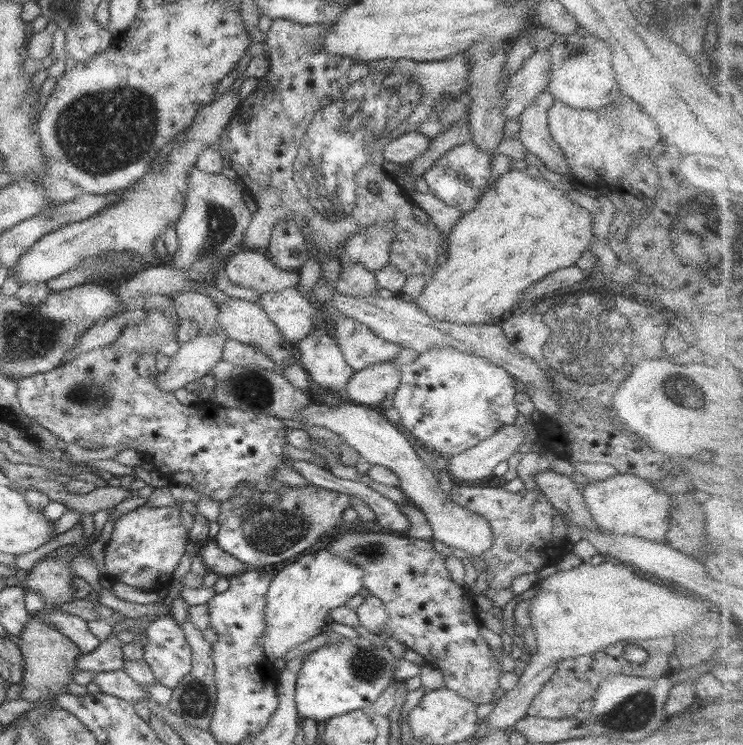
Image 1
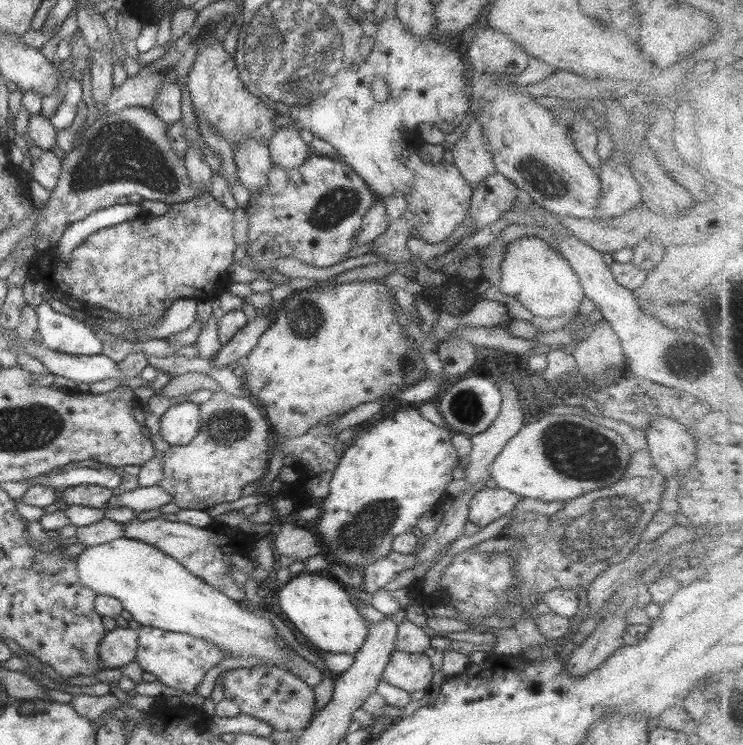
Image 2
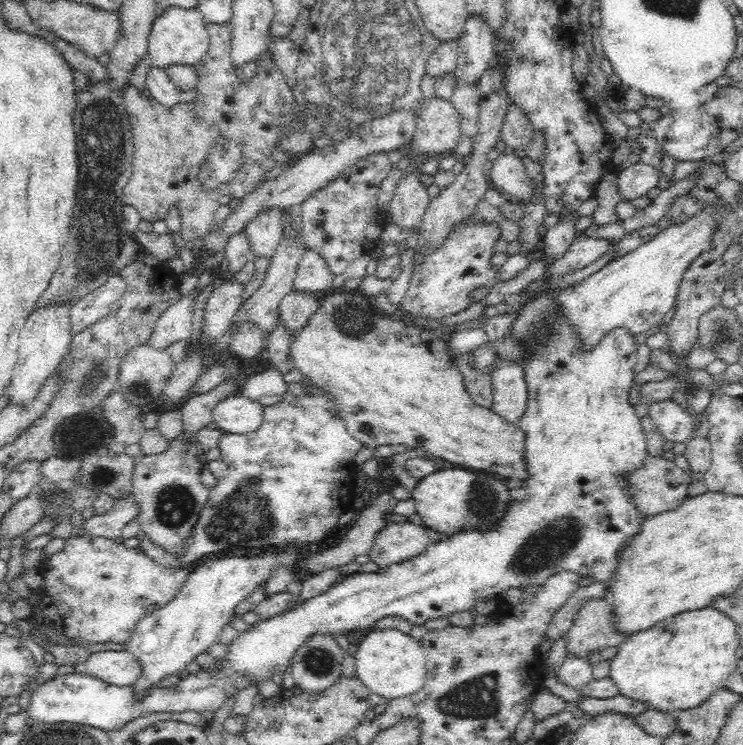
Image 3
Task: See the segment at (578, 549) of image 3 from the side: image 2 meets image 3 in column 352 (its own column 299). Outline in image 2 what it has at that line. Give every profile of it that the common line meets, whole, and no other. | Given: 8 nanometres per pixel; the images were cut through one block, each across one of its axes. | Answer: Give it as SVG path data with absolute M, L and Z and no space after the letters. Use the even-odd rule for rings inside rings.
M301 573L278 588L277 595L278 606L286 618L320 652L356 654L363 646L369 629L340 581L329 579L323 573Z

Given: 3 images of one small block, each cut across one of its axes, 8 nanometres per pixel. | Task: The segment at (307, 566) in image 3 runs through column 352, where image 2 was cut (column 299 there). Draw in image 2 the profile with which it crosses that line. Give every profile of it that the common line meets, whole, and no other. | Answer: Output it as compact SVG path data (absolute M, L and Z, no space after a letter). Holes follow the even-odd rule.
M286 522L277 534L273 543L276 558L287 556L296 561L305 562L310 557L316 557L322 550L320 541L314 533L301 528L296 522Z

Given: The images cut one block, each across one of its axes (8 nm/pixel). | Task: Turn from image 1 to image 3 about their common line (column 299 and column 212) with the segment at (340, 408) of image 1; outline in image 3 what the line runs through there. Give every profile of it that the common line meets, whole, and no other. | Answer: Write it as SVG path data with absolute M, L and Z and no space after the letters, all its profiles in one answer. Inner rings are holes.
M236 394L222 400L212 412L218 429L228 434L249 434L262 425L264 407L258 402Z

